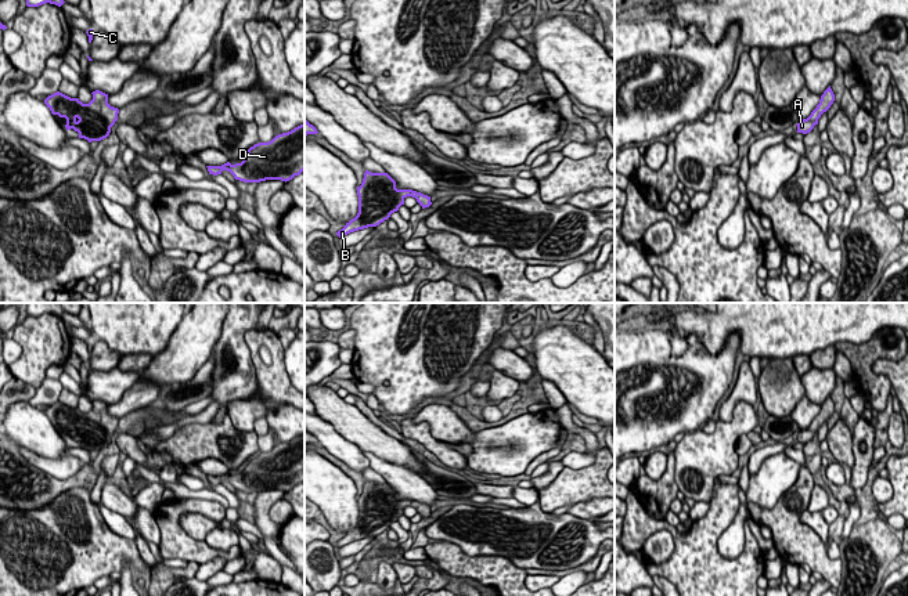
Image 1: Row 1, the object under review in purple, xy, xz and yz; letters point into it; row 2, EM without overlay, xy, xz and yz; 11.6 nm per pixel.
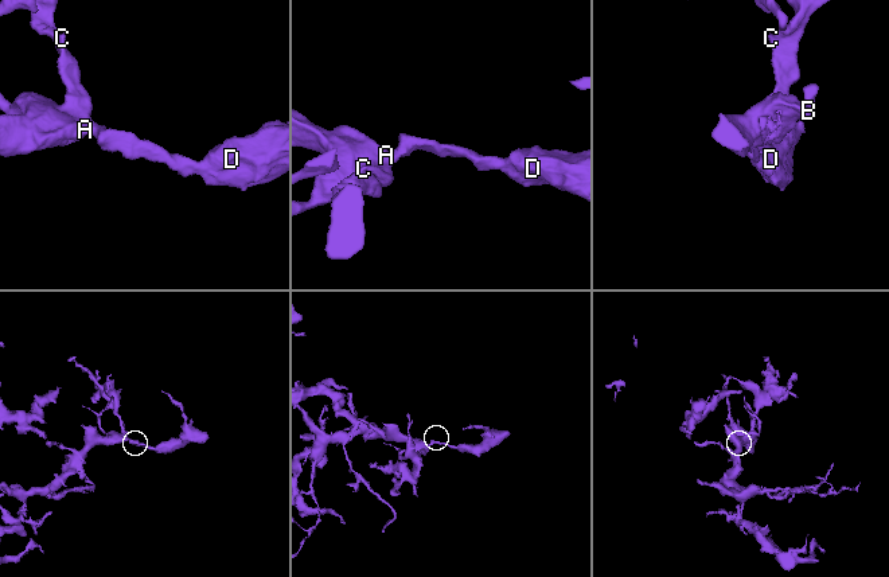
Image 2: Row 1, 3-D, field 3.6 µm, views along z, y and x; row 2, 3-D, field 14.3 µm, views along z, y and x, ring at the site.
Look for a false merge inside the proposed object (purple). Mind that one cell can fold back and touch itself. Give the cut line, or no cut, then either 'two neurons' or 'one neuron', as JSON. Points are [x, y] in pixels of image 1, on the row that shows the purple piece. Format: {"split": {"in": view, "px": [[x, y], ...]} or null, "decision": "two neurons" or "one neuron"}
{"split": null, "decision": "one neuron"}

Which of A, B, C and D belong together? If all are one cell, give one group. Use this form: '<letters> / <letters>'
A B C D

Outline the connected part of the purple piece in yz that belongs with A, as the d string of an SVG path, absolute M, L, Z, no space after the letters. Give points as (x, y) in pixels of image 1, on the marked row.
M829 86L824 91L824 94L821 95L819 104L811 112L811 115L807 119L803 119L796 124L797 126L797 133L803 133L803 134L810 133L814 129L814 126L818 124L818 119L821 118L821 115L830 108L833 101L835 101L835 94L833 94L833 91Z

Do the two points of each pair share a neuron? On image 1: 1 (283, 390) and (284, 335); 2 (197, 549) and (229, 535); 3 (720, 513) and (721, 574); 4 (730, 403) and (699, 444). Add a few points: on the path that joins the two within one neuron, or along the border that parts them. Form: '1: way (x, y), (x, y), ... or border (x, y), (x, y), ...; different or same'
1: border (276, 333), (284, 349); different
2: border (205, 539), (209, 545), (220, 549), (234, 546); different
3: way (709, 528), (709, 559); same
4: border (748, 403), (738, 401), (728, 422), (719, 419); different

